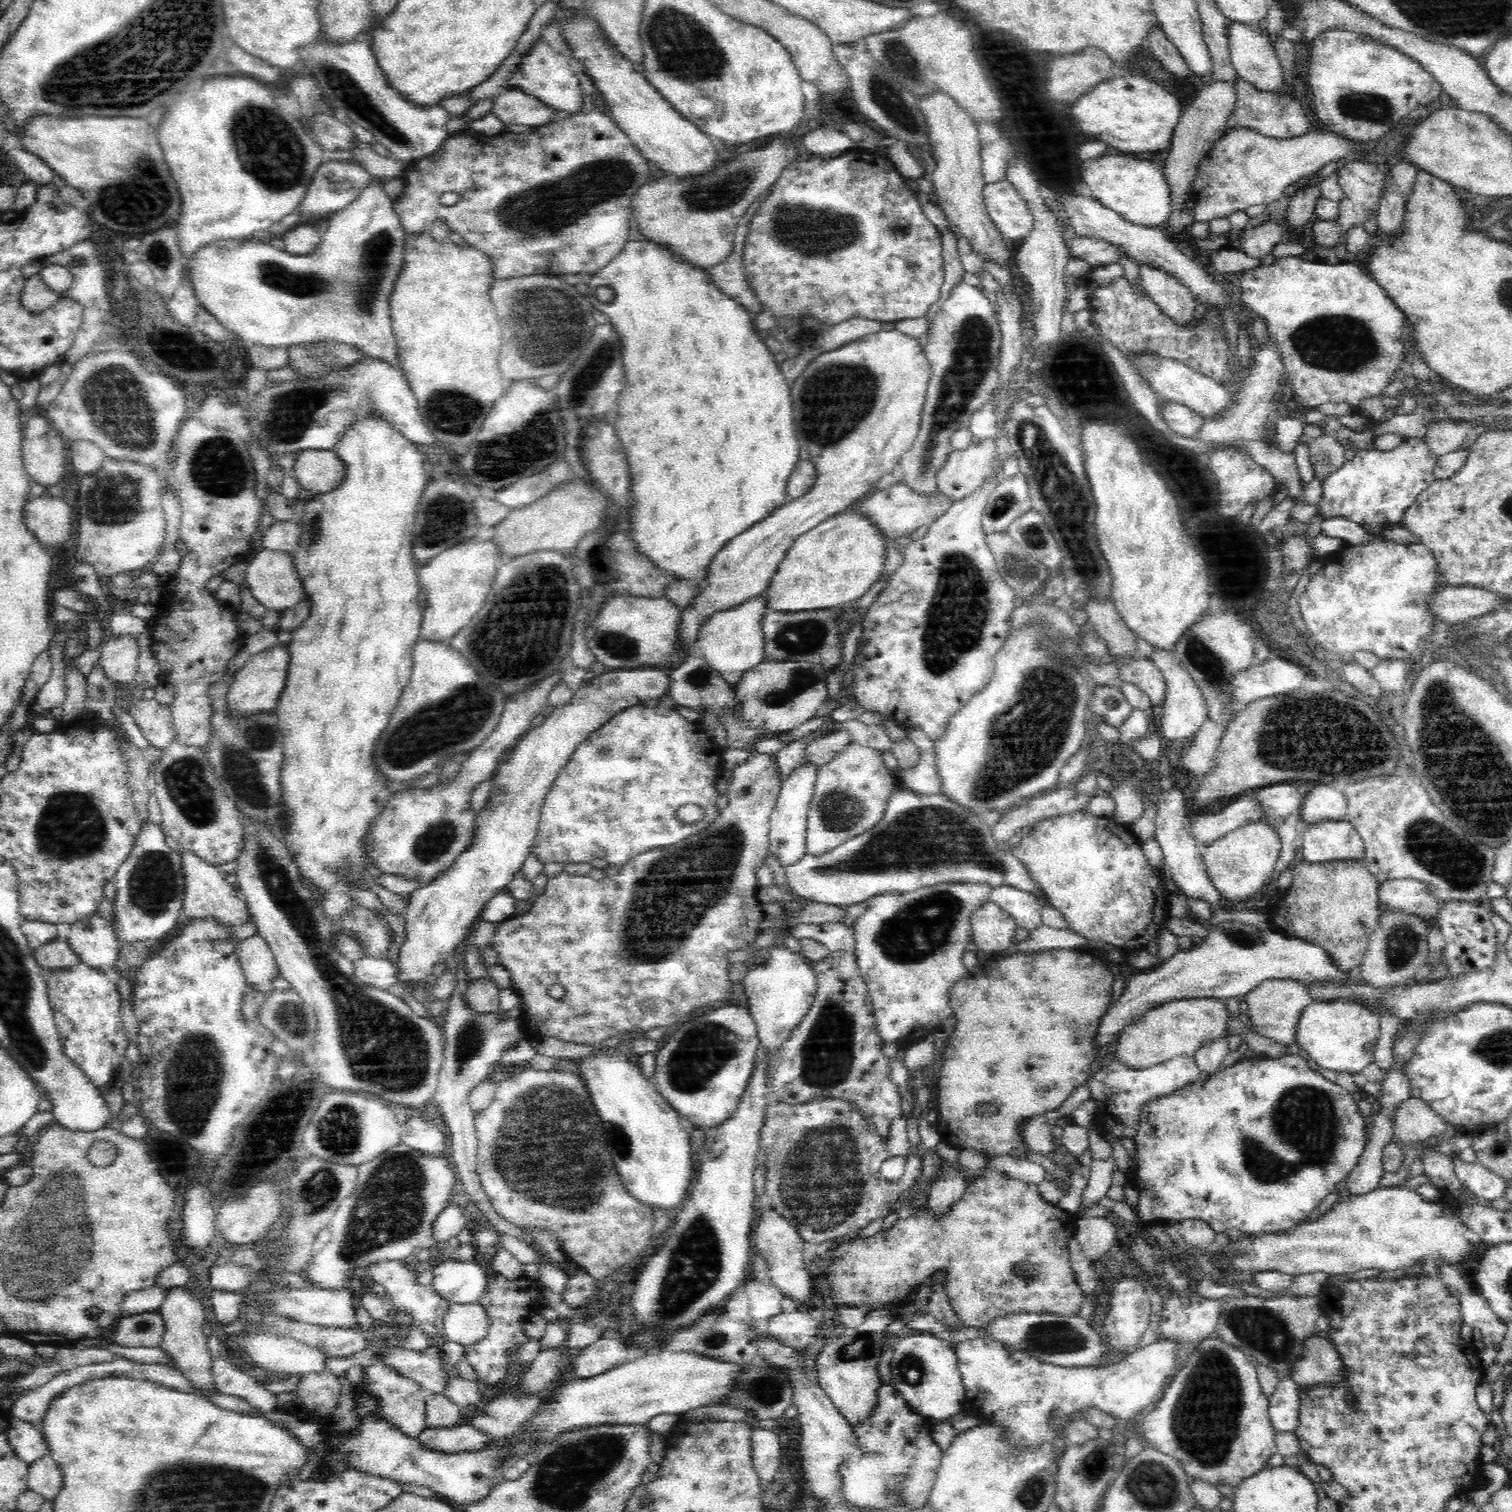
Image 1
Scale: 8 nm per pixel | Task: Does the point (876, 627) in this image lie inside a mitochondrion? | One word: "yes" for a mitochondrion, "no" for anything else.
no

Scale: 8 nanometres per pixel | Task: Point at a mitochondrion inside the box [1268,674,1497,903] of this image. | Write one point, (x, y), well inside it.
(1437, 848)

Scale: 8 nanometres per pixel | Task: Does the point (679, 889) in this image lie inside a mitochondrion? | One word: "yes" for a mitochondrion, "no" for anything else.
yes

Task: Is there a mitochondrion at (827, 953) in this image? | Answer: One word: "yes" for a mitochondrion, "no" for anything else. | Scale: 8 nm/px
no

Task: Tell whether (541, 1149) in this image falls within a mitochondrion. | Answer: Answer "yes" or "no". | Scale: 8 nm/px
yes

